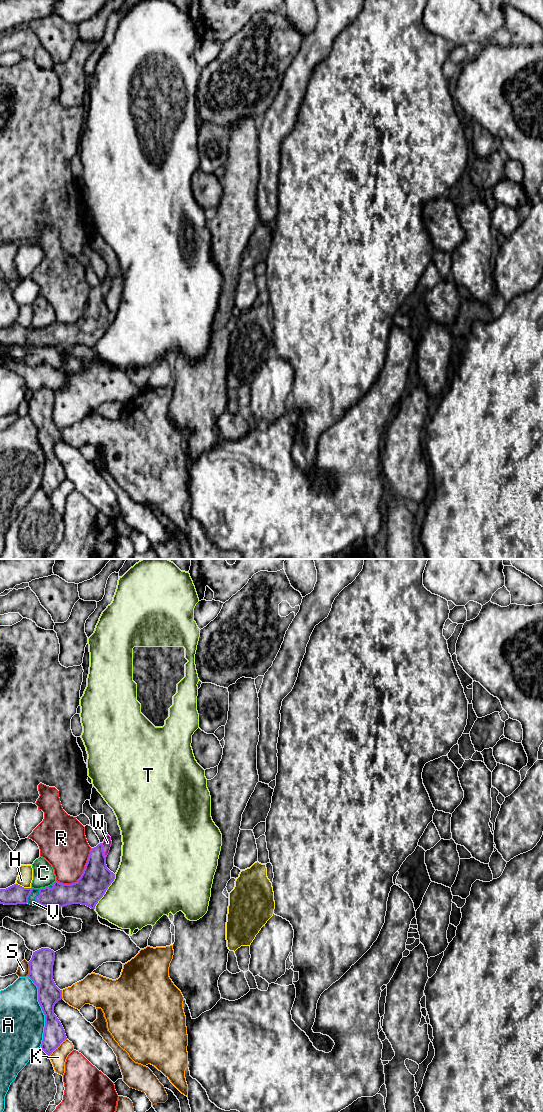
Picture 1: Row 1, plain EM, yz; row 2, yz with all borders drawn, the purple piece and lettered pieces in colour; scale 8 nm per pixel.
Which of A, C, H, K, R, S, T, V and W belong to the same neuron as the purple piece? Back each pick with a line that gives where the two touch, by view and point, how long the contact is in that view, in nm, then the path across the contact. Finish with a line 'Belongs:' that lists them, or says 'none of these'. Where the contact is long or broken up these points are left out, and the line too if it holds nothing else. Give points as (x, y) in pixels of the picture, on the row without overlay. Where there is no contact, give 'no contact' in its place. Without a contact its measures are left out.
V: contact yz (35, 337); length 140 nm
W: contact yz (102, 290); length 120 nm; way yz (96, 318), (97, 295), (102, 290), (107, 282)
Belongs: V, W

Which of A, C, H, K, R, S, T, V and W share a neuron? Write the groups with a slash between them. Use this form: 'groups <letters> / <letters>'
groups A / C / H / K / R / S / T / V W

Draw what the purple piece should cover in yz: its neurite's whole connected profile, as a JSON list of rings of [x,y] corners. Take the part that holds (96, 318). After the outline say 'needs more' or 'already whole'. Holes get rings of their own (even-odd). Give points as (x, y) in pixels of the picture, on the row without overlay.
[[[107,274],[104,281],[91,288],[90,294],[81,317],[72,324],[55,321],[52,325],[34,329],[14,324],[0,329],[0,344],[64,347],[81,344],[95,349],[108,327],[115,319],[115,314],[106,305],[112,281]]]; needs more

